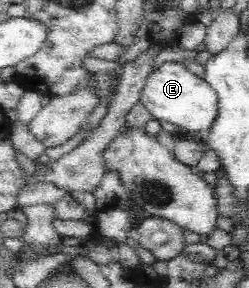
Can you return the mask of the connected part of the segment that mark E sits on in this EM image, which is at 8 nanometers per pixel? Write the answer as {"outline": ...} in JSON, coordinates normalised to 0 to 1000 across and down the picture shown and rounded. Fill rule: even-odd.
{"outline":[[[651,219],[594,257],[558,354],[618,417],[675,424],[755,462],[799,469],[839,455],[876,385],[867,319],[723,219]]]}

